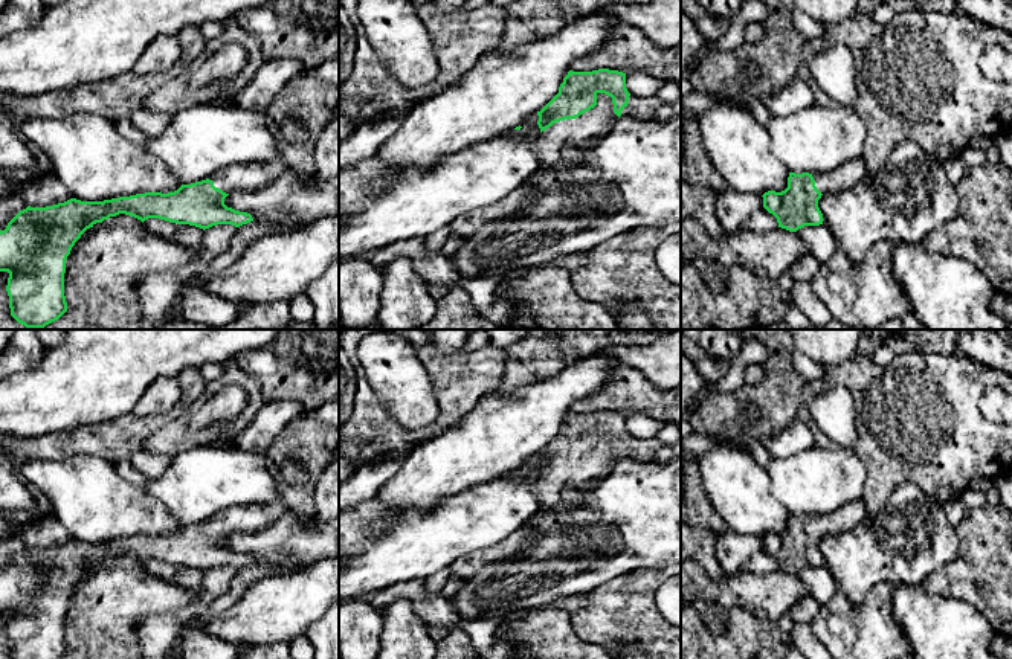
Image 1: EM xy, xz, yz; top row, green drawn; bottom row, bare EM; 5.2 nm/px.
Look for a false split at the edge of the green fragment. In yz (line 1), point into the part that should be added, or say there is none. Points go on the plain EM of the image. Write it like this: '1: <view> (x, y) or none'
1: yz (850, 514)

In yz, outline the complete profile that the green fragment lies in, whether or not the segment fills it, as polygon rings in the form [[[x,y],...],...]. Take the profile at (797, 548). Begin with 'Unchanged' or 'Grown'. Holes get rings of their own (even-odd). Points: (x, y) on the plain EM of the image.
Grown. [[[862,500],[843,505],[823,516],[789,514],[788,529],[782,534],[768,532],[763,549],[777,560],[778,569],[797,574],[804,567],[823,566],[818,542],[824,535],[835,535],[855,528],[867,519]]]

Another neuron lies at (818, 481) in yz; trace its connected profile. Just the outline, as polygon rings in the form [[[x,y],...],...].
[[[812,447],[765,467],[772,496],[795,516],[823,516],[862,500],[867,470],[855,450]]]

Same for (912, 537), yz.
[[[902,484],[887,506],[855,528],[818,542],[823,564],[850,603],[862,606],[878,583],[922,587],[959,551],[959,534],[942,500]]]

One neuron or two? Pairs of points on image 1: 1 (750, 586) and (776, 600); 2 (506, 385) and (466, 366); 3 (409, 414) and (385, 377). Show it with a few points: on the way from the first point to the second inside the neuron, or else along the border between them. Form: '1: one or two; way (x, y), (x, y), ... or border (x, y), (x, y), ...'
1: one; way (756, 592), (770, 594)
2: two; border (506, 350), (506, 369), (496, 388)
3: one; way (409, 405), (394, 386)

